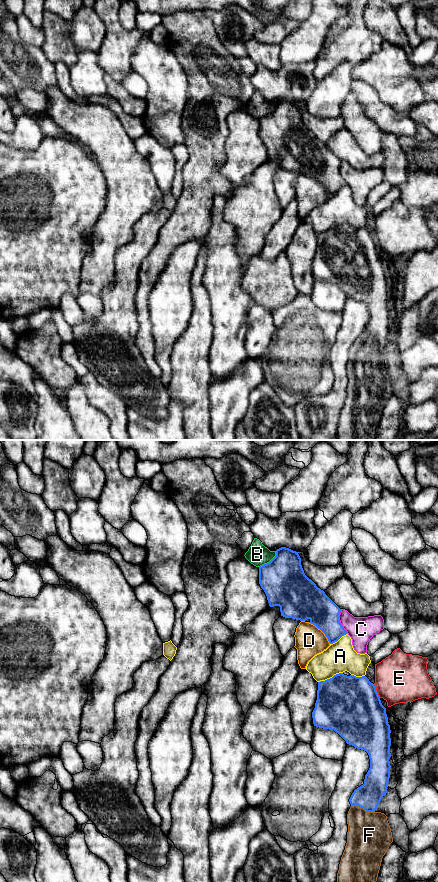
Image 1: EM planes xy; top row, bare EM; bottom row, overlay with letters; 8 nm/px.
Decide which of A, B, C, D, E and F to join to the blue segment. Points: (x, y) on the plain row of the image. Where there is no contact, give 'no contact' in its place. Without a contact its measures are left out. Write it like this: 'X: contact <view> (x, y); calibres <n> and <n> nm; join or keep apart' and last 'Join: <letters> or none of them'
A: contact xy (330, 230); calibres 460 and 240 nm; keep apart
B: contact xy (270, 113); calibres 360 and 170 nm; keep apart
C: contact xy (339, 173); calibres 240 and 200 nm; keep apart
D: contact xy (321, 182); calibres 280 and 240 nm; keep apart
E: contact xy (376, 243); calibres 480 and 400 nm; keep apart
F: contact xy (363, 360); calibres 200 and 360 nm; join
Join: F

